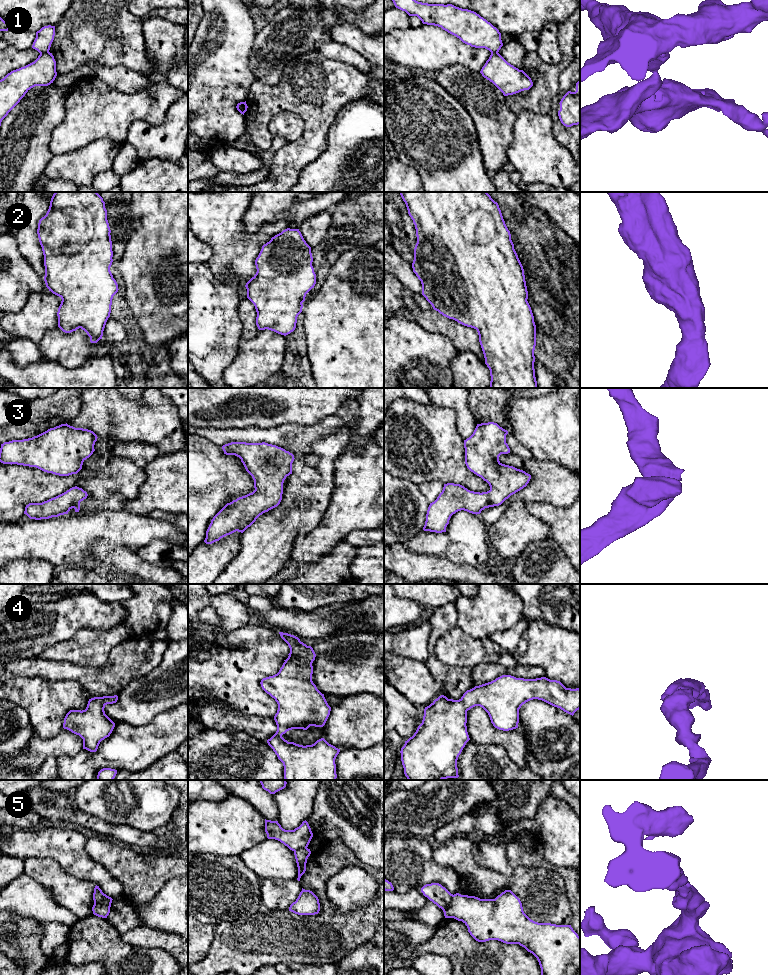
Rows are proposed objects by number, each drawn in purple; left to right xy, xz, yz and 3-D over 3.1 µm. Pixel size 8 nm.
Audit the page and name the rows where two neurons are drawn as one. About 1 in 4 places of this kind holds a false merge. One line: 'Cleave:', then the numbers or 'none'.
Cleave: 1, 5

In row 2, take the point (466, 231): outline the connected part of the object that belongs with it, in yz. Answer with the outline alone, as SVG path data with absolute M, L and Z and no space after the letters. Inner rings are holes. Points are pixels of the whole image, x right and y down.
M399 192L406 204L408 214L416 229L417 243L414 248L413 272L422 284L422 295L433 309L443 316L477 330L484 354L485 364L490 370L490 388L538 388L534 369L536 346L536 325L531 307L527 301L528 291L524 269L514 249L511 234L503 219L501 210L487 192Z

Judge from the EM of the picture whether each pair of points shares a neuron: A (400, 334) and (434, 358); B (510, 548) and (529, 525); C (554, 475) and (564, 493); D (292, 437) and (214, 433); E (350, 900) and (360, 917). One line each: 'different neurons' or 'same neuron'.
A: same neuron
B: same neuron
C: same neuron
D: same neuron
E: different neurons

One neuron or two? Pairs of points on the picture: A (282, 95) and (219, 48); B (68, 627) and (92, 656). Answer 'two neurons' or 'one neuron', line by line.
A: two neurons
B: two neurons

